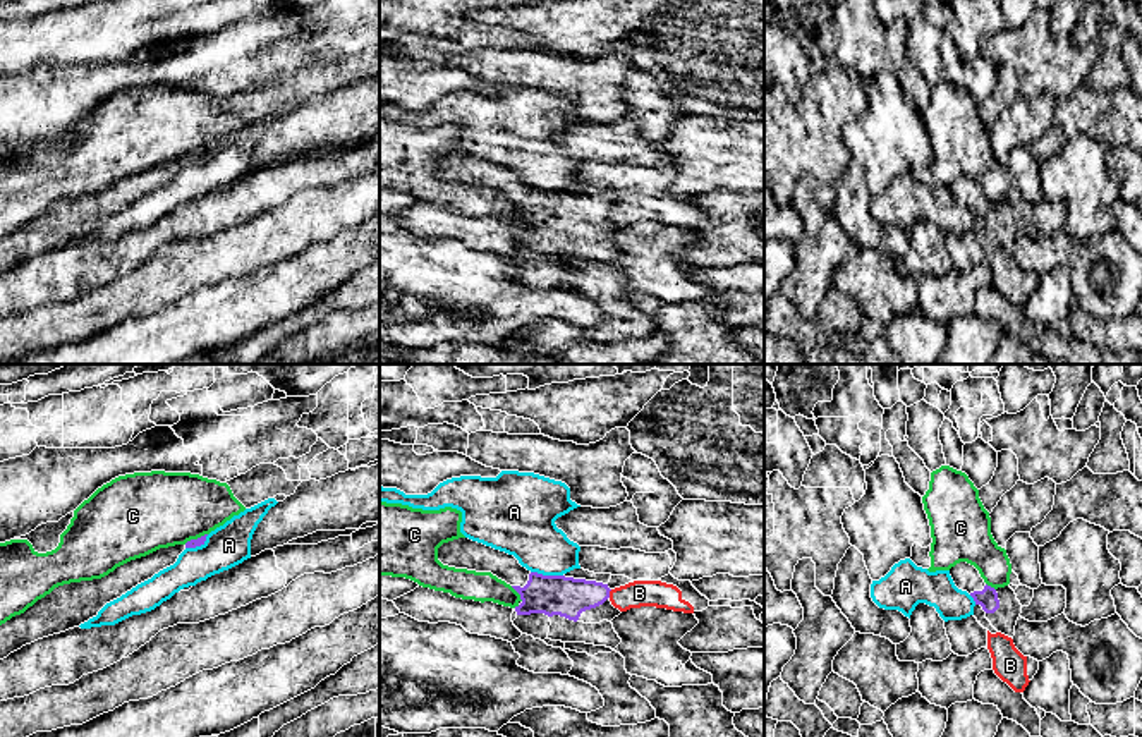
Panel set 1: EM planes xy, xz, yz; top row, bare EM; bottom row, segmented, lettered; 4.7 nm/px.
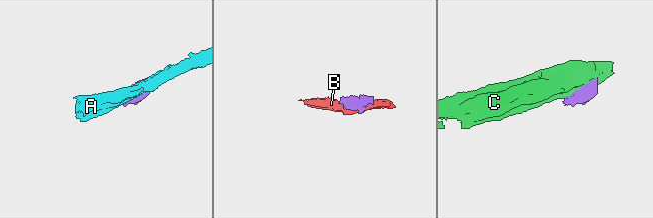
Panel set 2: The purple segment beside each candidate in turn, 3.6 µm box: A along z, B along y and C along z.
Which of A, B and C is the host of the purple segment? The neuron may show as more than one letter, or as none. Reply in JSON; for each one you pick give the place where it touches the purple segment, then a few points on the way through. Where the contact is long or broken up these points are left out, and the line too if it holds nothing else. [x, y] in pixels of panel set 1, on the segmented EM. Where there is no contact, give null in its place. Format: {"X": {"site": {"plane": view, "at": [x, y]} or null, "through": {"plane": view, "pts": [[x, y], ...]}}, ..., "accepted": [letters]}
{"accepted": []}

